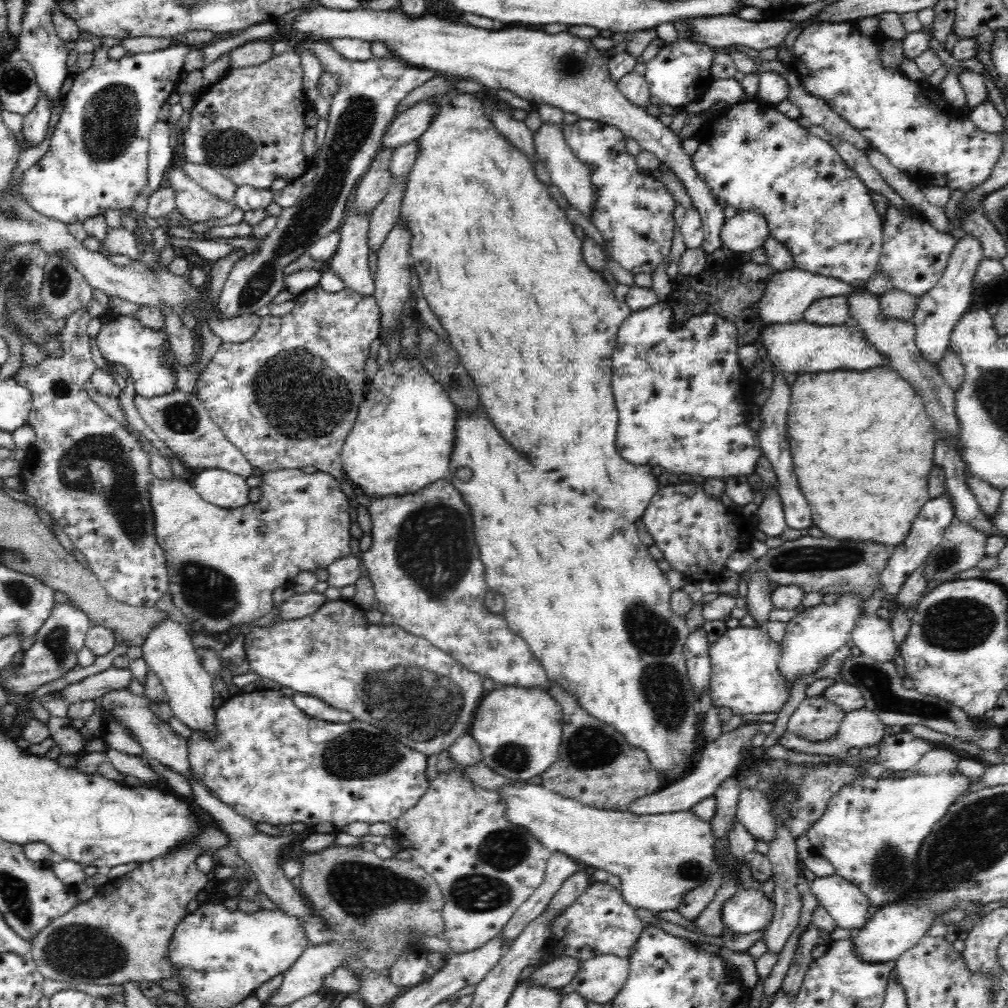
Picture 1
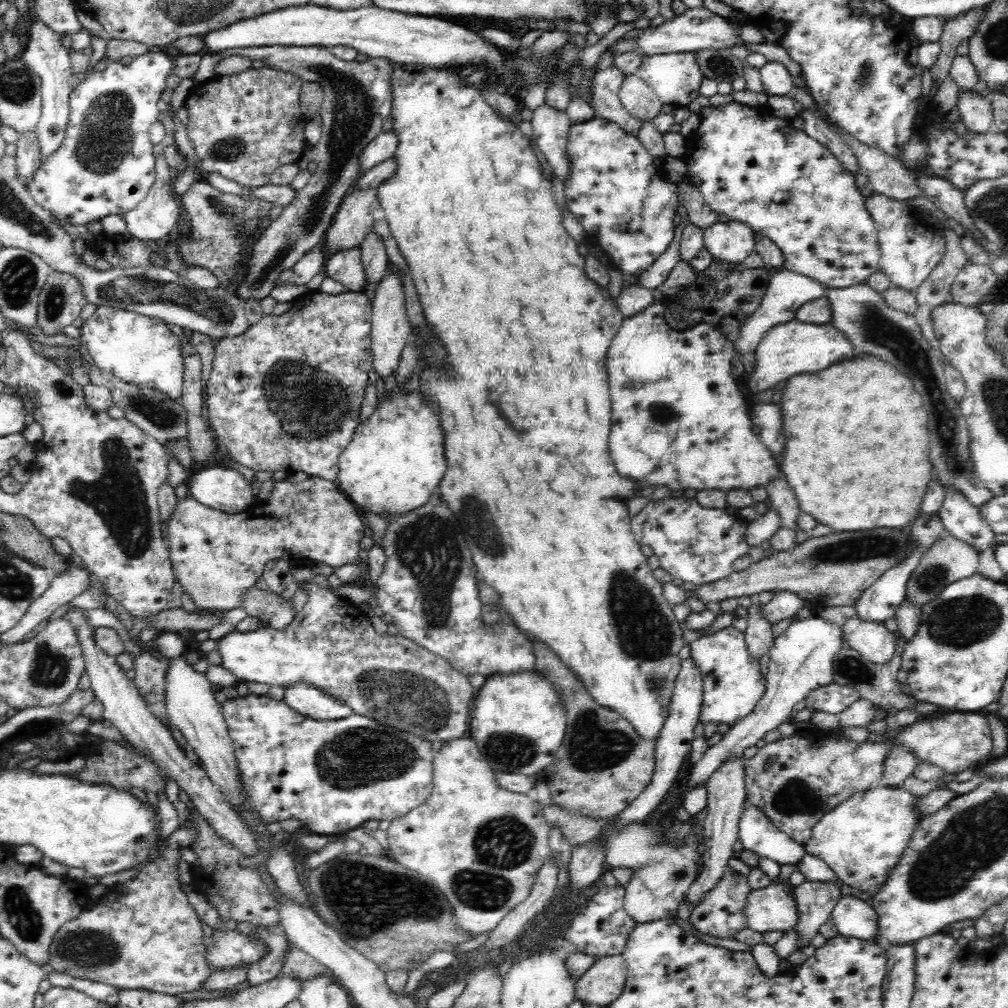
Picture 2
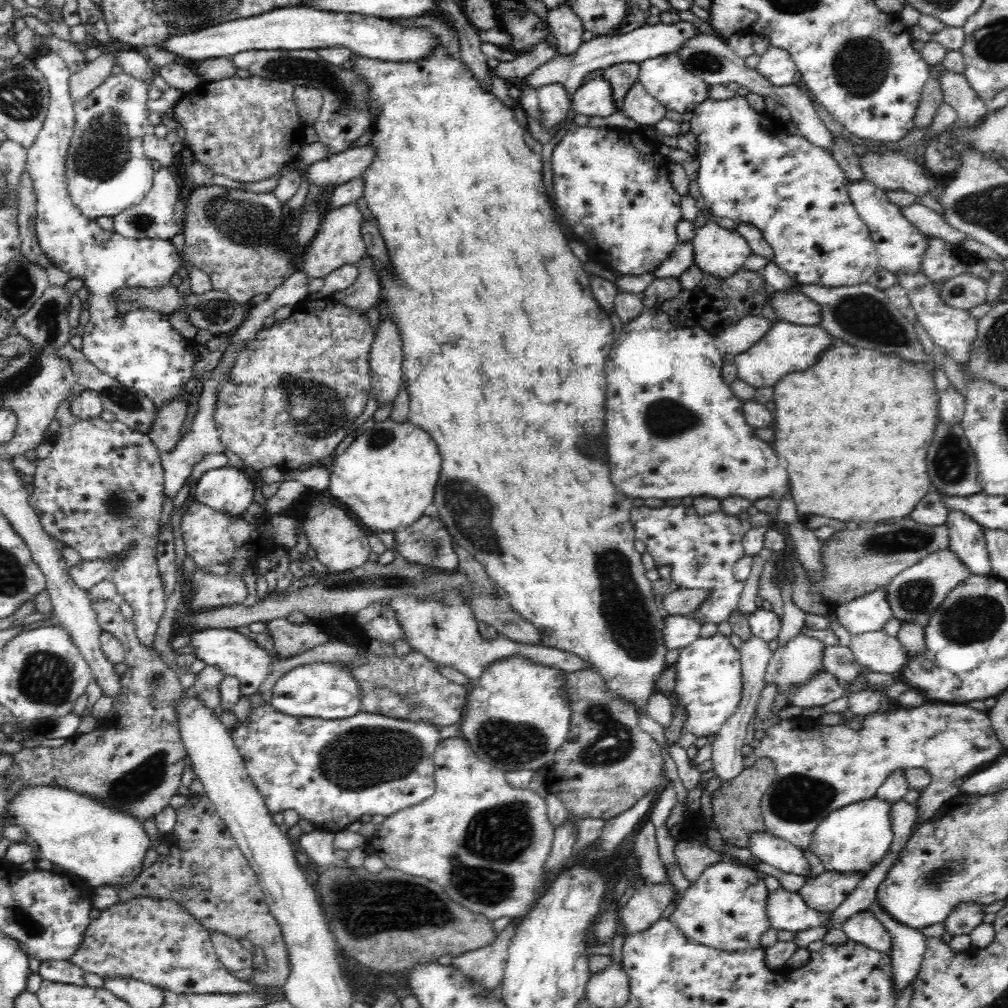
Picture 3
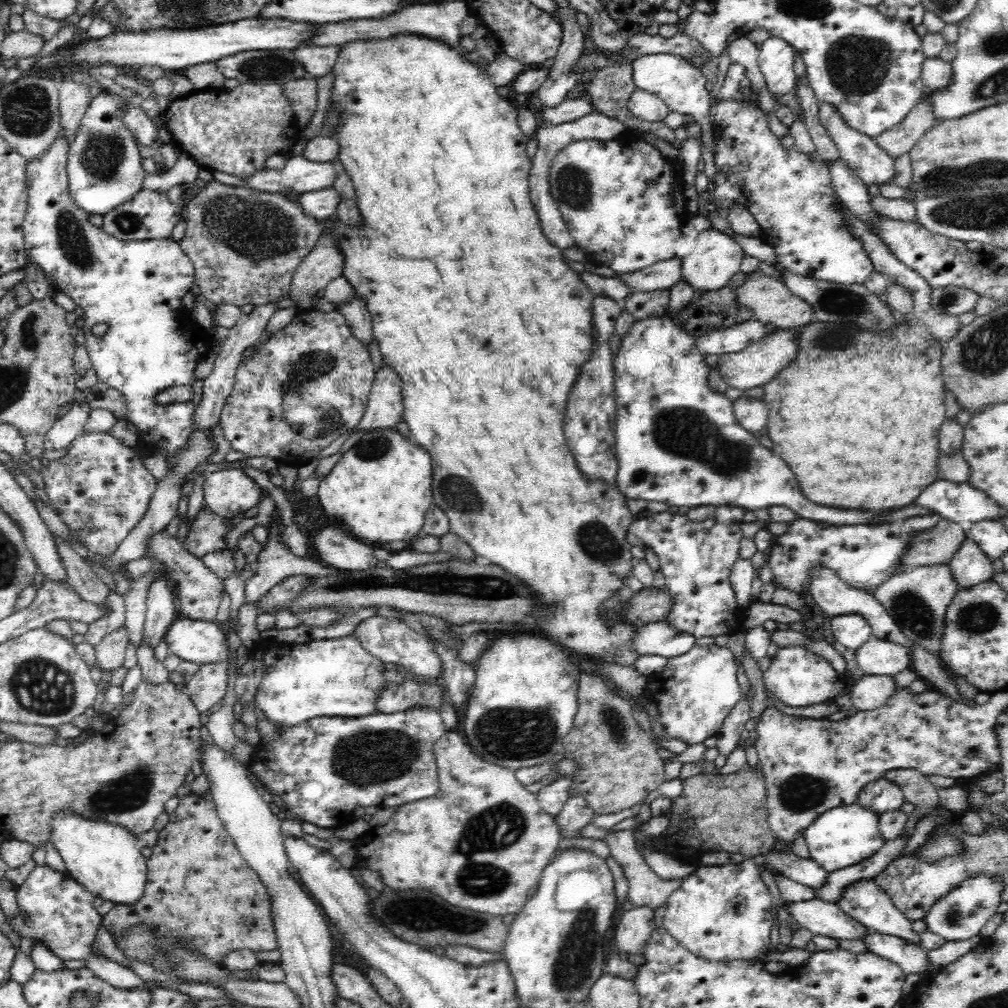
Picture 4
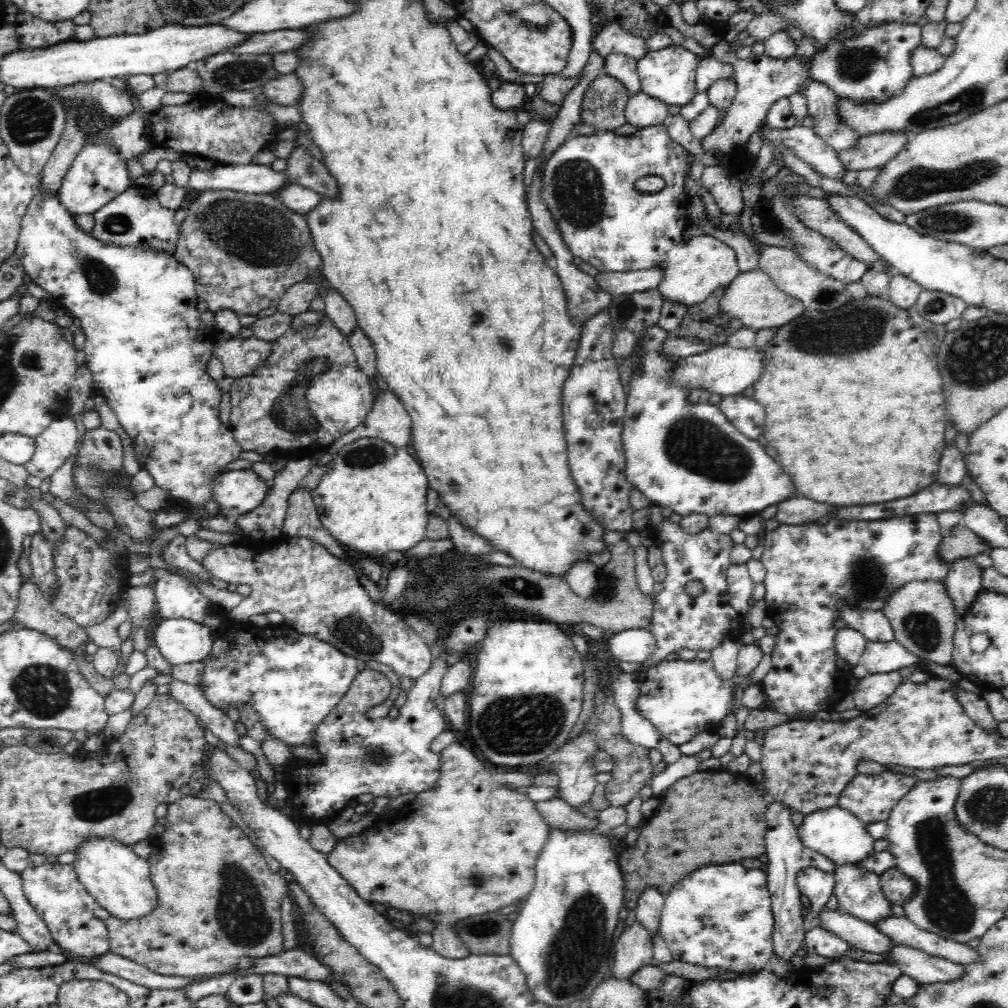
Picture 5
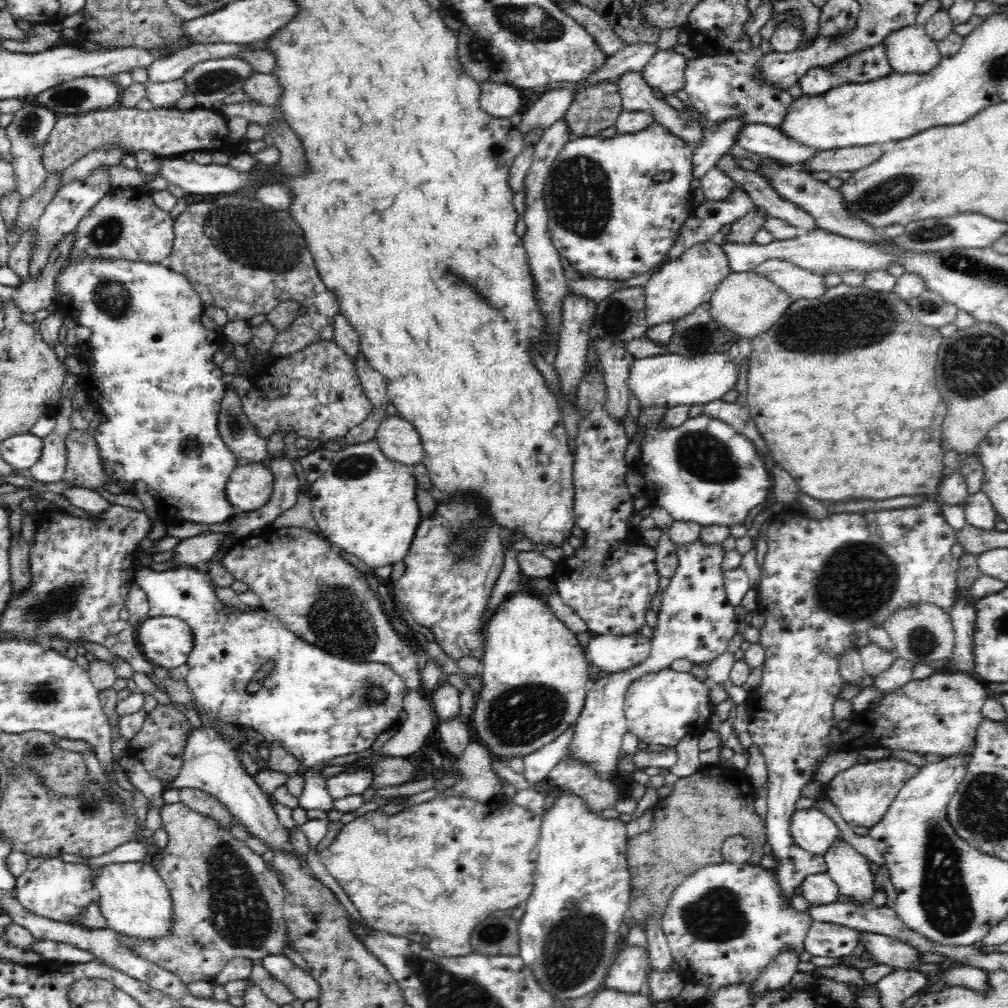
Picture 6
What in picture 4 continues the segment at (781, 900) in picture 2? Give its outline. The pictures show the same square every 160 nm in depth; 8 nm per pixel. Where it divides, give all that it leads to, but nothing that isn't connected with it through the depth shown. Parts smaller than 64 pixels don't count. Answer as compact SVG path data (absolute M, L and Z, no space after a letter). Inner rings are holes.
M818 897L804 902L790 903L787 914L796 927L806 928L813 935L836 940L860 940L870 932L860 922L848 916L836 903Z

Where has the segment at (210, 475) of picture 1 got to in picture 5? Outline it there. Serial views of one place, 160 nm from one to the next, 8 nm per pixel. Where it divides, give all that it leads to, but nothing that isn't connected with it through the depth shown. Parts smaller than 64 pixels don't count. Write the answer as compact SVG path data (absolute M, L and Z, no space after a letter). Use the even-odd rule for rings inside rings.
M252 468L226 470L214 482L212 495L222 509L222 516L199 520L201 529L221 533L239 531L232 519L255 510L264 502L269 487Z

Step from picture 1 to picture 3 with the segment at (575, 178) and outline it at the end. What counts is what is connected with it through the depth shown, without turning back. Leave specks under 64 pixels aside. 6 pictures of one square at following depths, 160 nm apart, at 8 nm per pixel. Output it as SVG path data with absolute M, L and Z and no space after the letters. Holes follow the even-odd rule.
M554 83L541 86L537 90L537 97L541 112L541 124L546 131L552 130L568 116L570 98L563 84Z

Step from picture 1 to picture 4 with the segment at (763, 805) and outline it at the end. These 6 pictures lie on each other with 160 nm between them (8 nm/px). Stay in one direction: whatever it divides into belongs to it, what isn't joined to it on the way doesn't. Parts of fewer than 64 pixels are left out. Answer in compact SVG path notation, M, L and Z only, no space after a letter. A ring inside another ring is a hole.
M770 850L765 855L765 866L772 872L779 872L784 877L813 889L823 887L830 874L814 859L805 859L795 853Z

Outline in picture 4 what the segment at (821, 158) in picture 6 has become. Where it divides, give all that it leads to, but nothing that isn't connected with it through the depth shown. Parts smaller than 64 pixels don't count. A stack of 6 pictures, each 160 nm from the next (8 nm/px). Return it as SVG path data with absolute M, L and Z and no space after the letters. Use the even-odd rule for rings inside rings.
M921 99L898 124L894 125L892 129L886 130L873 140L882 151L895 160L910 152L922 136L936 125L932 105L926 99Z

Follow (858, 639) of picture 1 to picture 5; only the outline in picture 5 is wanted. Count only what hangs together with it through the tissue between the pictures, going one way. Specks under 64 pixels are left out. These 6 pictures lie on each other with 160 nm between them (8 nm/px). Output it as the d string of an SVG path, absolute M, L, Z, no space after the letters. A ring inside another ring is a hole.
M895 640L887 643L867 642L861 656L861 664L870 675L898 671L914 663L921 661Z

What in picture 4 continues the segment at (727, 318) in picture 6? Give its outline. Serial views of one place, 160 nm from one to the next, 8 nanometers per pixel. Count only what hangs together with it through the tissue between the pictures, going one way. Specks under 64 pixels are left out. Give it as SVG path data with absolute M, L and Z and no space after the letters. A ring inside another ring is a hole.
M761 271L750 273L742 282L738 290L734 292L734 299L738 305L752 311L752 315L762 326L773 324L778 329L796 330L798 327L808 324L812 318L812 307L802 298L792 294L782 281L763 274Z

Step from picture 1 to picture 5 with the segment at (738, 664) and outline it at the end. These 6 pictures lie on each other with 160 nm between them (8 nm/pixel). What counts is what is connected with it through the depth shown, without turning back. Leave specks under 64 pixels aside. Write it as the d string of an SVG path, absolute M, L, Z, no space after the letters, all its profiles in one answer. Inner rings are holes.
M698 658L692 661L684 659L662 661L650 667L638 678L638 698L634 708L641 718L650 721L673 745L684 744L692 740L700 732L716 731L727 712L735 712L737 703L732 697L734 683L722 681L712 661Z

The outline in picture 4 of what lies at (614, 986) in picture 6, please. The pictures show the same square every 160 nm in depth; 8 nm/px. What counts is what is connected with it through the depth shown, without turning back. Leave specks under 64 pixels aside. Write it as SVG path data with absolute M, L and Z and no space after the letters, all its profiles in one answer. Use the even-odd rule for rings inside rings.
M633 907L625 911L615 930L615 945L618 955L629 960L630 955L644 954L643 950L655 929L654 911L646 907Z

